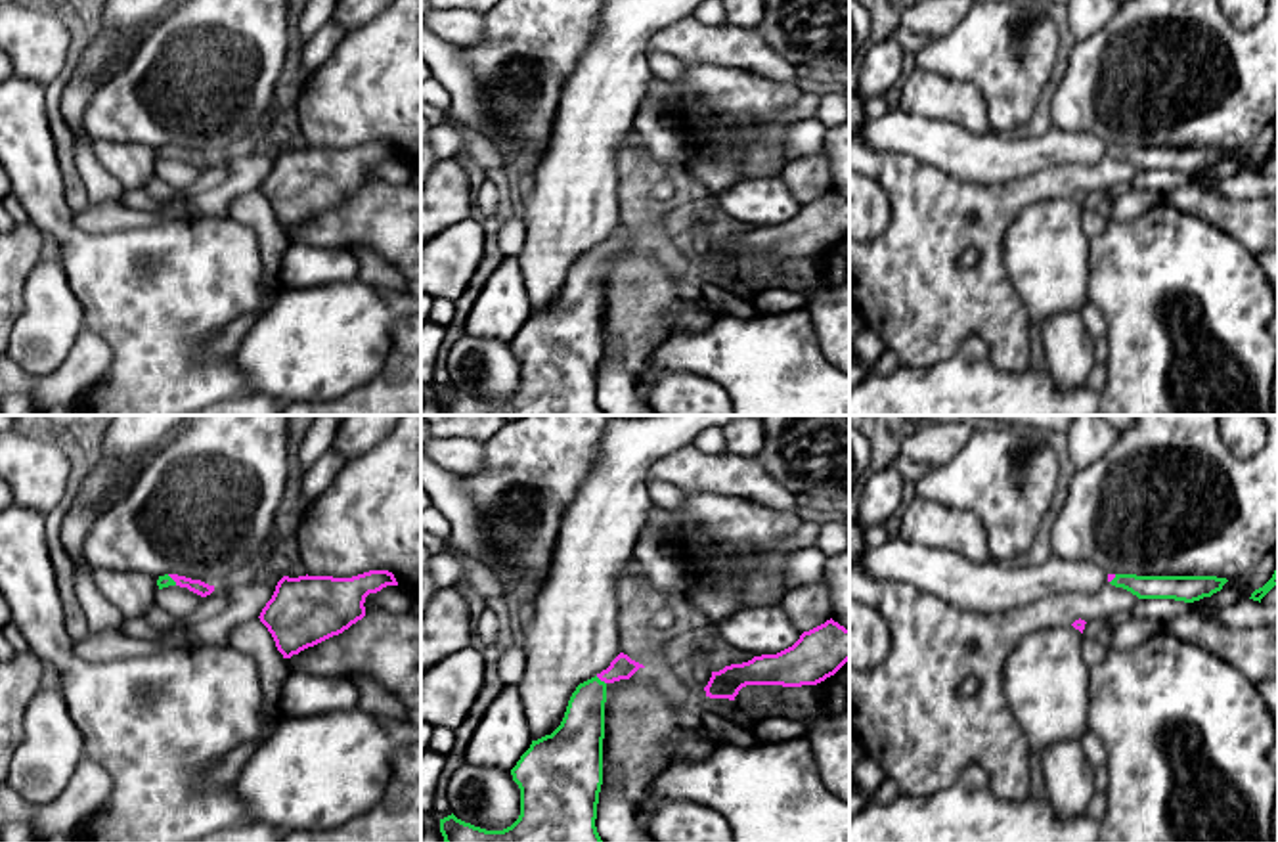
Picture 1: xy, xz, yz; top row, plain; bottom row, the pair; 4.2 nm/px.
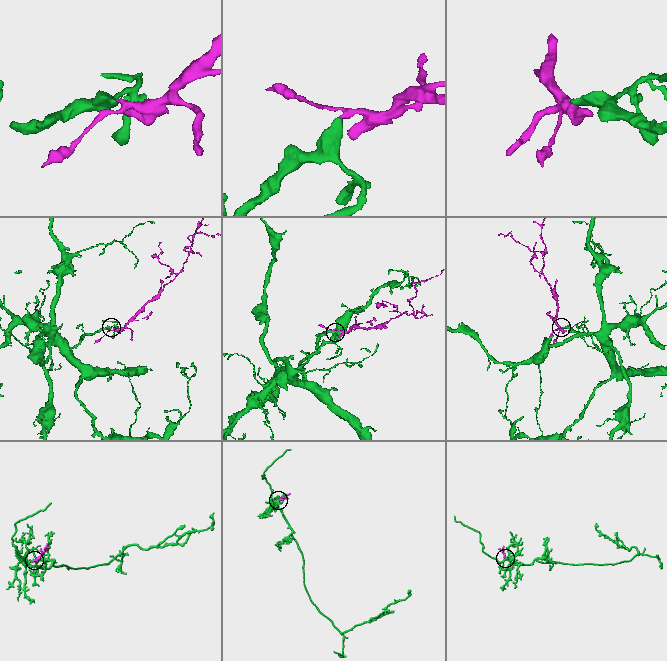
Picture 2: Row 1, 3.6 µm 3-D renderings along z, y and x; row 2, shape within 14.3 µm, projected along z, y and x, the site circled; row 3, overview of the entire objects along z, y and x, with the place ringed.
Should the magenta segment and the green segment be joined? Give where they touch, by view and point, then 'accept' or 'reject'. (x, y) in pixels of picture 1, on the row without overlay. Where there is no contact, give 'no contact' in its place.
contact xz (601, 251); accept

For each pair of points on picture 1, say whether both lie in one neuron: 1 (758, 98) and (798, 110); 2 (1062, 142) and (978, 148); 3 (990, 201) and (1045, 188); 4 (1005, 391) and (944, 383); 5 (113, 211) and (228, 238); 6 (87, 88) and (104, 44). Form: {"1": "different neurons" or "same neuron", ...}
{"1": "different neurons", "2": "same neuron", "3": "same neuron", "4": "same neuron", "5": "different neurons", "6": "same neuron"}

